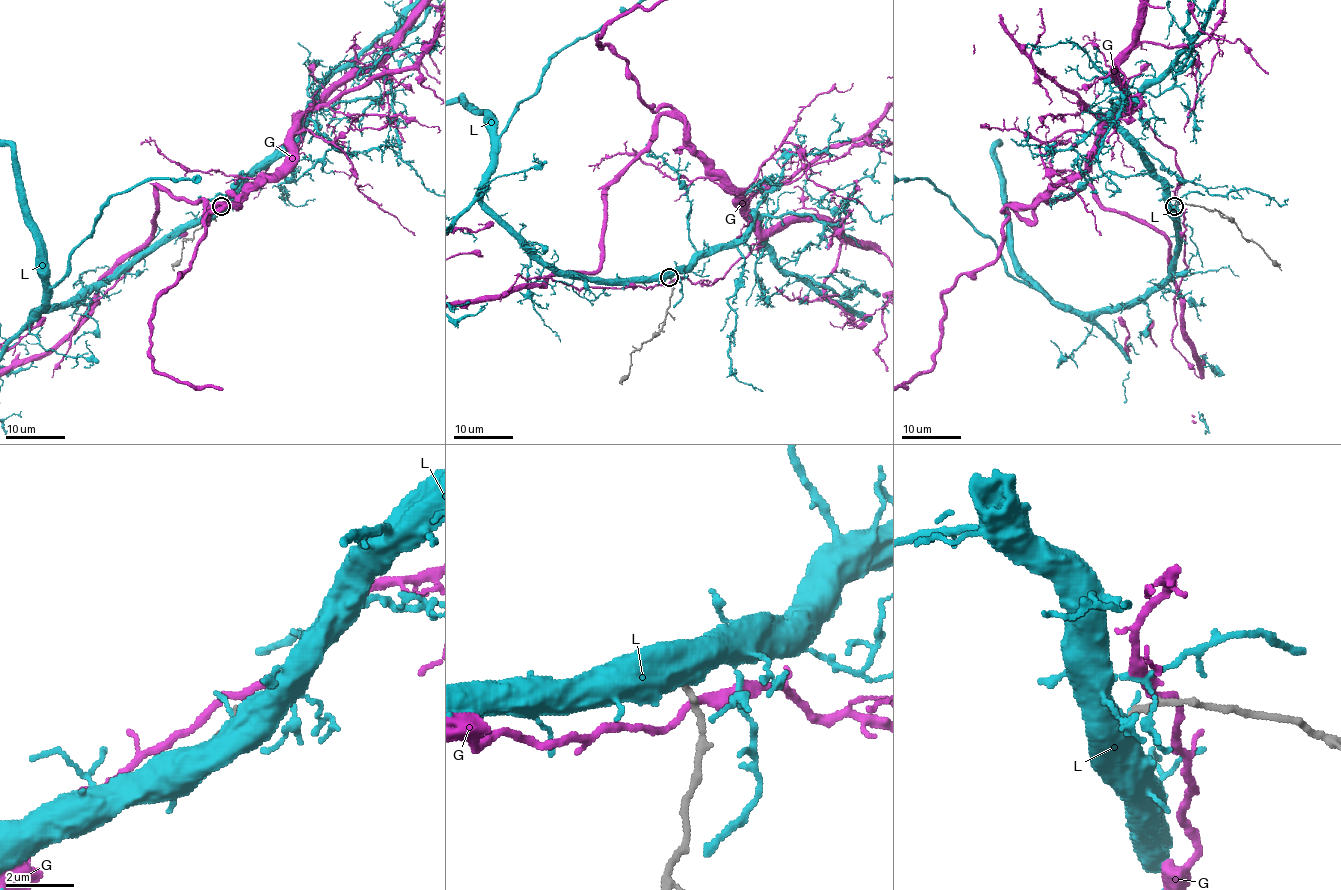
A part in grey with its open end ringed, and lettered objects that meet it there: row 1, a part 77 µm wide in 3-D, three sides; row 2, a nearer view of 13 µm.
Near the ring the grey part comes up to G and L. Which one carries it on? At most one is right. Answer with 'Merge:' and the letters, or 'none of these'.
Merge: none of these

